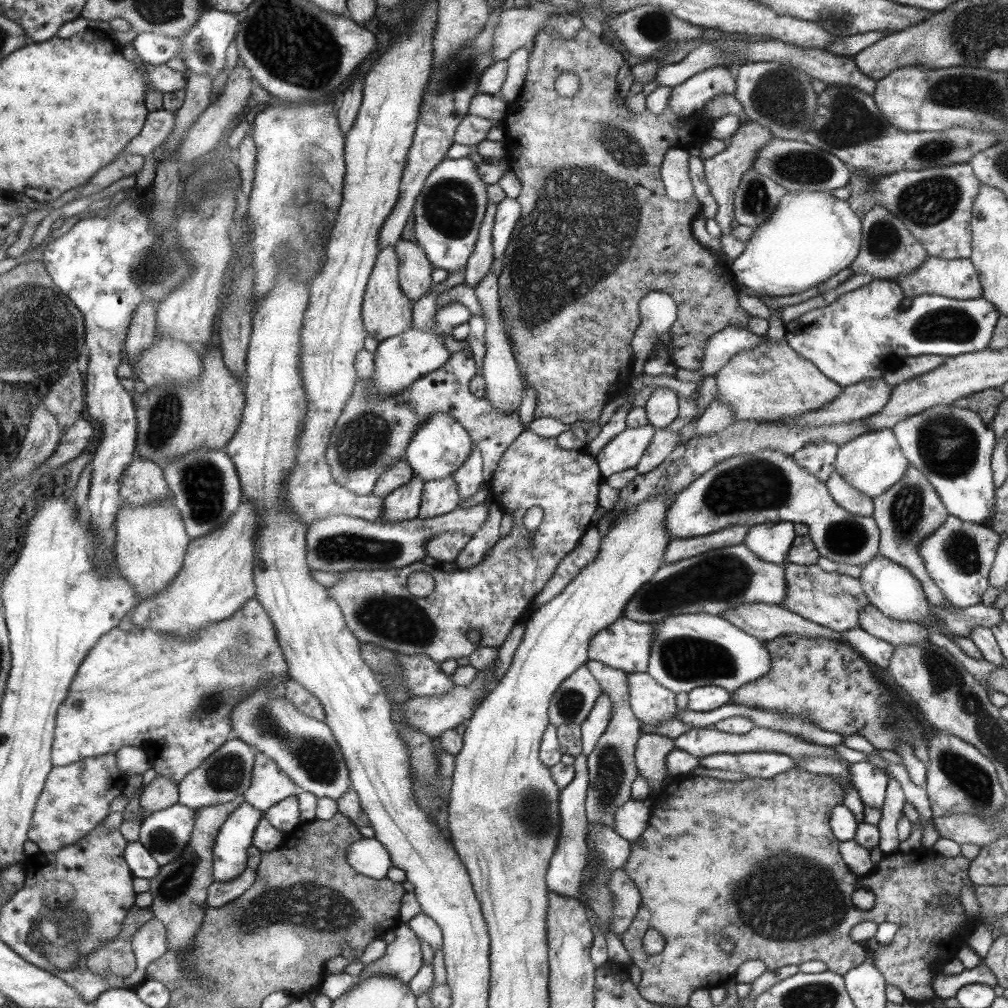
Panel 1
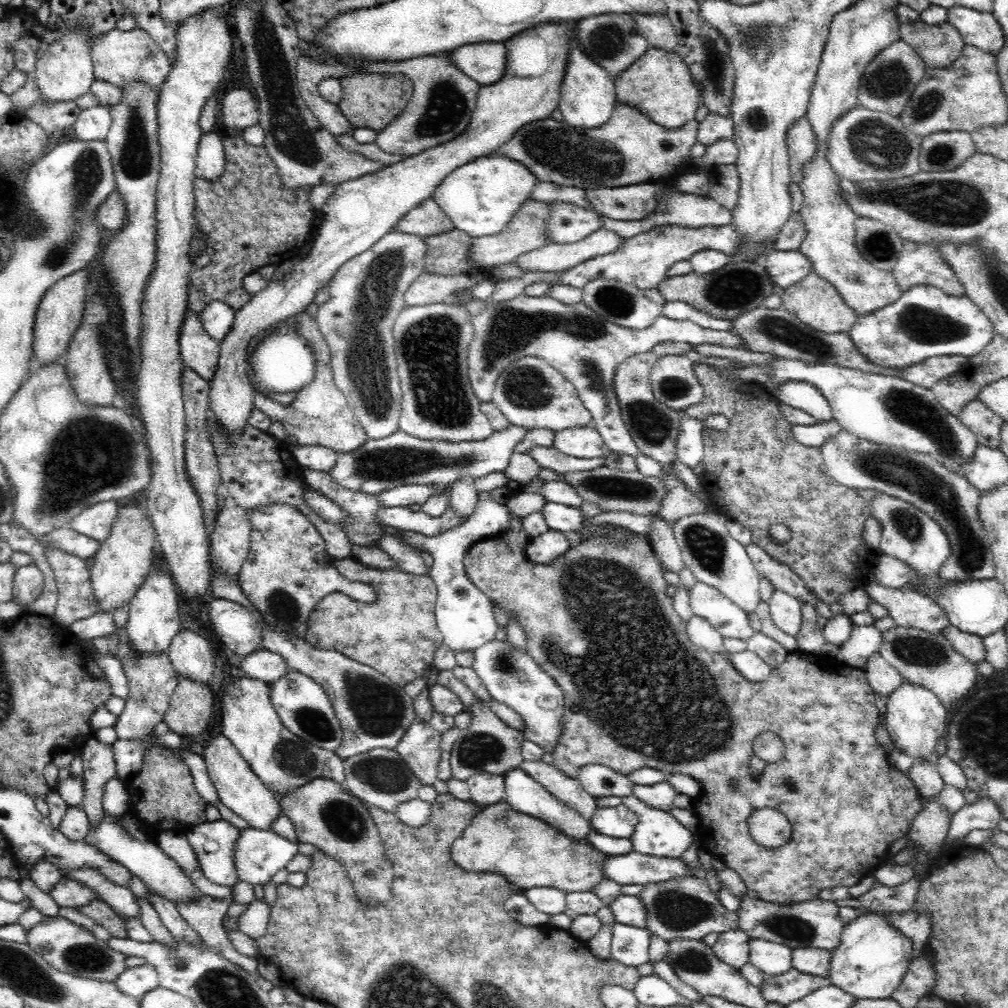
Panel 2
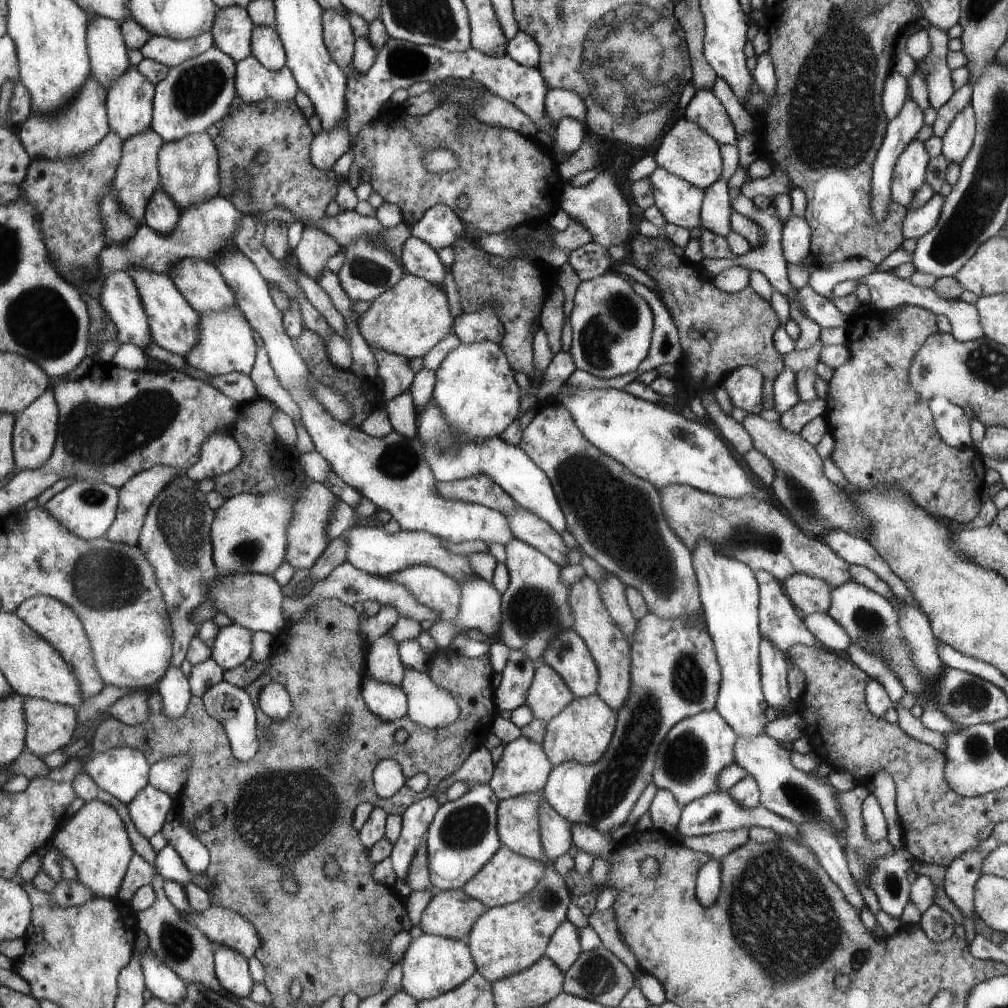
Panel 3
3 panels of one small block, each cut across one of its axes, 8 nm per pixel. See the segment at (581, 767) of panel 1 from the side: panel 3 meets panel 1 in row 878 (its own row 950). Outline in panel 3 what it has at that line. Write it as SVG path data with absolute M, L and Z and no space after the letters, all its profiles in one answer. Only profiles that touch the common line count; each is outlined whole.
M567 918L553 932L544 956L557 966L559 972L565 973L581 954L578 936L578 929Z

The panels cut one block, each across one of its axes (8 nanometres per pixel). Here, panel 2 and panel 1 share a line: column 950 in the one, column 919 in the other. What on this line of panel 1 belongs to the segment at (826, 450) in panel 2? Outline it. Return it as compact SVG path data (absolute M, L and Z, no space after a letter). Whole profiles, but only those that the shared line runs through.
M908 467L903 479L873 498L872 503L874 506L872 517L880 531L879 554L888 557L889 560L895 561L899 565L903 565L920 581L921 588L930 606L948 608L950 606L949 602L936 585L936 581L928 575L924 560L920 557L918 551L923 539L928 534L935 532L949 515L931 482L928 481L928 478L925 478L920 470Z

